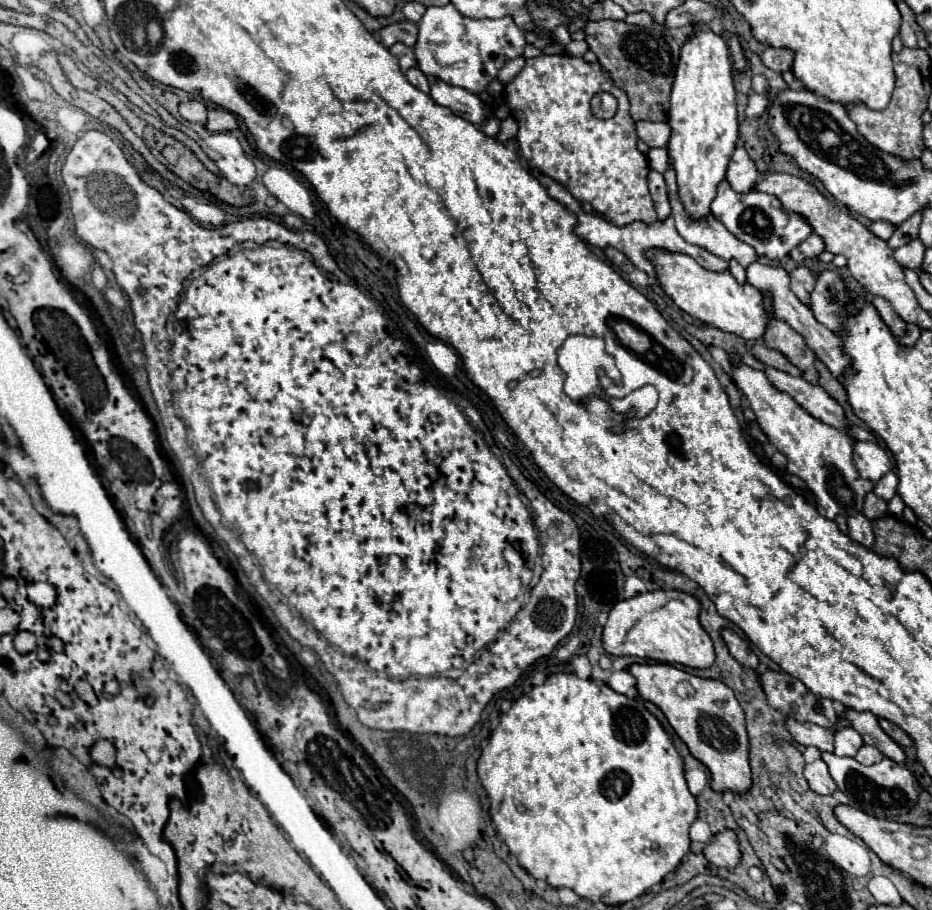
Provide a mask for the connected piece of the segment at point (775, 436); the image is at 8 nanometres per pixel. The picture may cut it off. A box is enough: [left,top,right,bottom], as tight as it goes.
[732,356,874,520]

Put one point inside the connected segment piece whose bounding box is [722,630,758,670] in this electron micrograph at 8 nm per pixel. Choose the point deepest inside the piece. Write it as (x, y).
(738, 648)

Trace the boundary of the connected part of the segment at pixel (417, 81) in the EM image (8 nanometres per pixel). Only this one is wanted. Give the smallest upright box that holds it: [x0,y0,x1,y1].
[406,68,430,94]

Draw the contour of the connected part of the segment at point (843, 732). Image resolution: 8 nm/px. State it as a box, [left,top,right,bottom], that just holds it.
[834,726,862,756]

